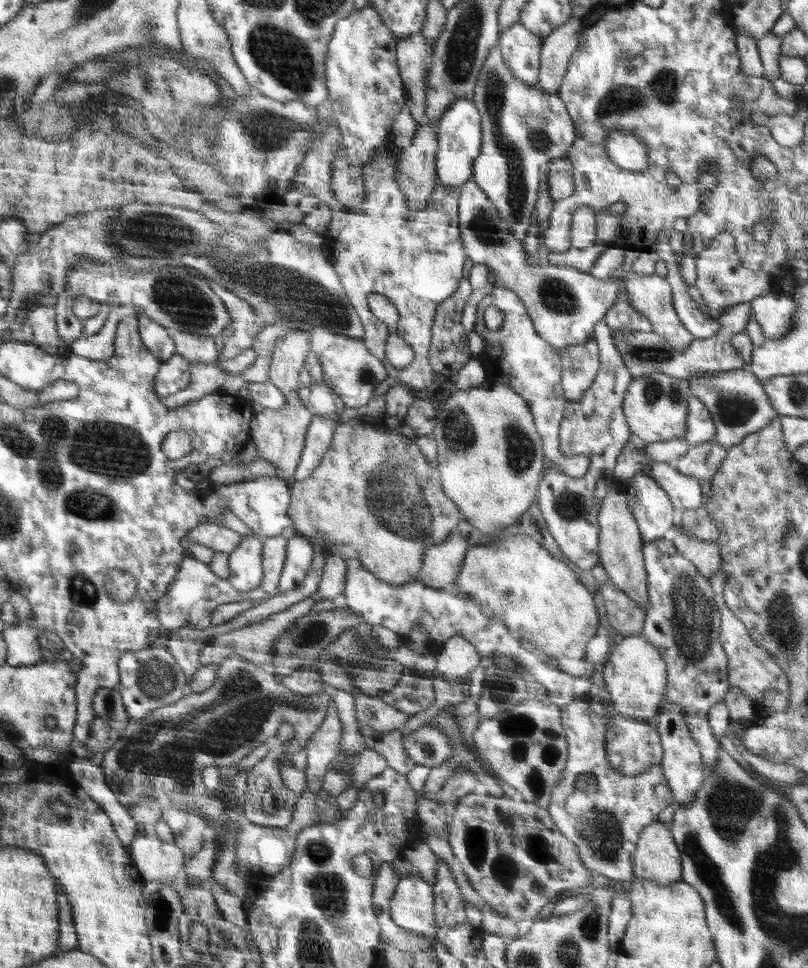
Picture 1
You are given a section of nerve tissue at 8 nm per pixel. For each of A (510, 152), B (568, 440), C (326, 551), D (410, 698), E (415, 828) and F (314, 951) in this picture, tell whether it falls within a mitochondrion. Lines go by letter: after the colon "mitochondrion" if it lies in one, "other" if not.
A: mitochondrion
B: other
C: other
D: mitochondrion
E: other
F: mitochondrion

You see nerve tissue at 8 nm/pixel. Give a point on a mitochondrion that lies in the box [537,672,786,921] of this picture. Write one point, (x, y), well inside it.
(600, 826)

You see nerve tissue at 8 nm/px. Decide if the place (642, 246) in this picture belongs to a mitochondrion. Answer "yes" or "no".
no

